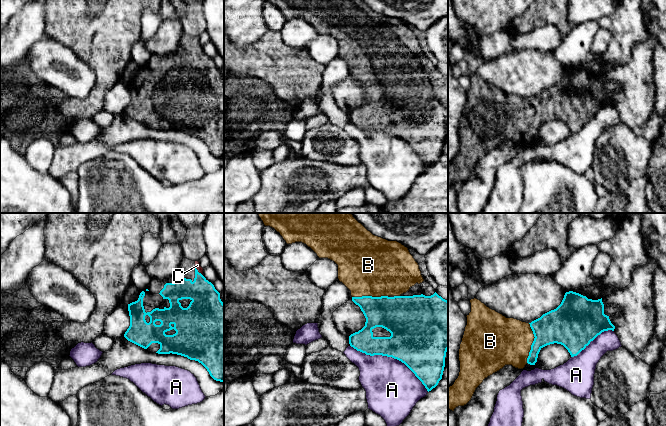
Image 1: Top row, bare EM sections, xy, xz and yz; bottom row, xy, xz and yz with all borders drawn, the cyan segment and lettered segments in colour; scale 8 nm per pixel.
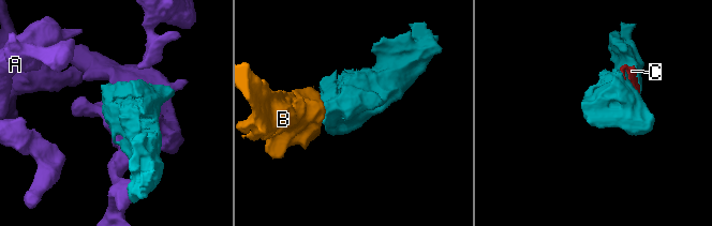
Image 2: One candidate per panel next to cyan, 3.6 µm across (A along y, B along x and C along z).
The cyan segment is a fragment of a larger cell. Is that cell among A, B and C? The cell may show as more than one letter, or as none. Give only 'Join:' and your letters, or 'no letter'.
Join: B, C

